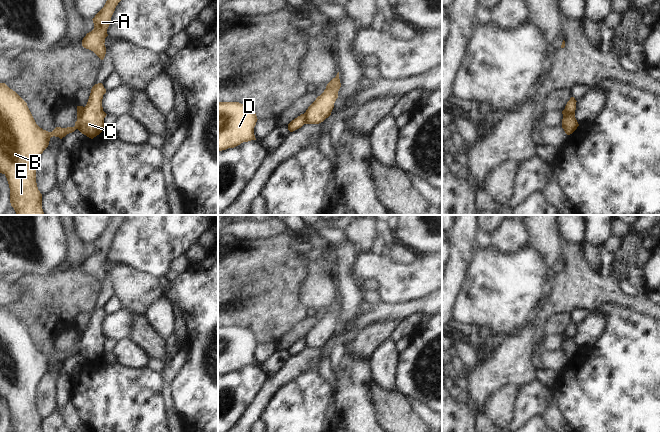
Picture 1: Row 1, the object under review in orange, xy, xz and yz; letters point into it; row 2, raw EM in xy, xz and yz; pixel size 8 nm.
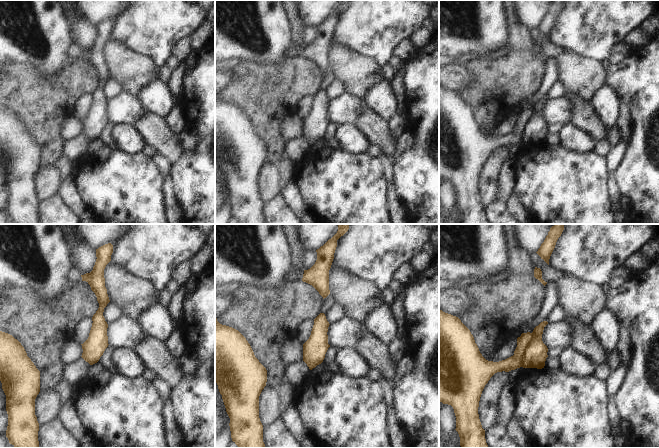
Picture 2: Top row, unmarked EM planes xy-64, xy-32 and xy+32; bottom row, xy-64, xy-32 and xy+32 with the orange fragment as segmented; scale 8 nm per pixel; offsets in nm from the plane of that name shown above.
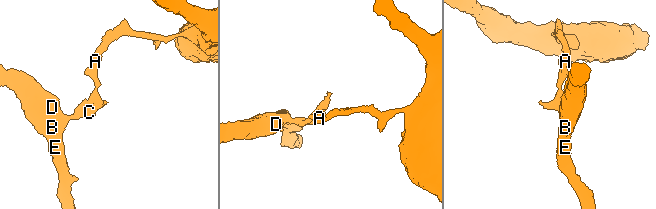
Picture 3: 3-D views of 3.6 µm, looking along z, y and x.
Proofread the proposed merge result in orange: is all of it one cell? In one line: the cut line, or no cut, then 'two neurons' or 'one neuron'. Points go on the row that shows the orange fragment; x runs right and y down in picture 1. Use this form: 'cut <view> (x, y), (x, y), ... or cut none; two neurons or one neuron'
cut xy (84, 107), (79, 117), (77, 128); two neurons

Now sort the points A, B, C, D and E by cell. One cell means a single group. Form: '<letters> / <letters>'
A C / B D E

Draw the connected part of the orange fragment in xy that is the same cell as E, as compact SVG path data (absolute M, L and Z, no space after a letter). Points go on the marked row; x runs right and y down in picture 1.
M0 83L0 173L7 178L10 188L10 203L17 215L45 215L42 209L42 194L36 183L37 162L48 147L50 138L62 139L78 129L83 106L77 106L77 121L74 127L56 127L52 132L40 128L27 103L5 83Z

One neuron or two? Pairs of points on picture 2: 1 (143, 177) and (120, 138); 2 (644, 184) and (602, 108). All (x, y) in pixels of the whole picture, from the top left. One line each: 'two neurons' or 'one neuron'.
1: two neurons
2: two neurons

